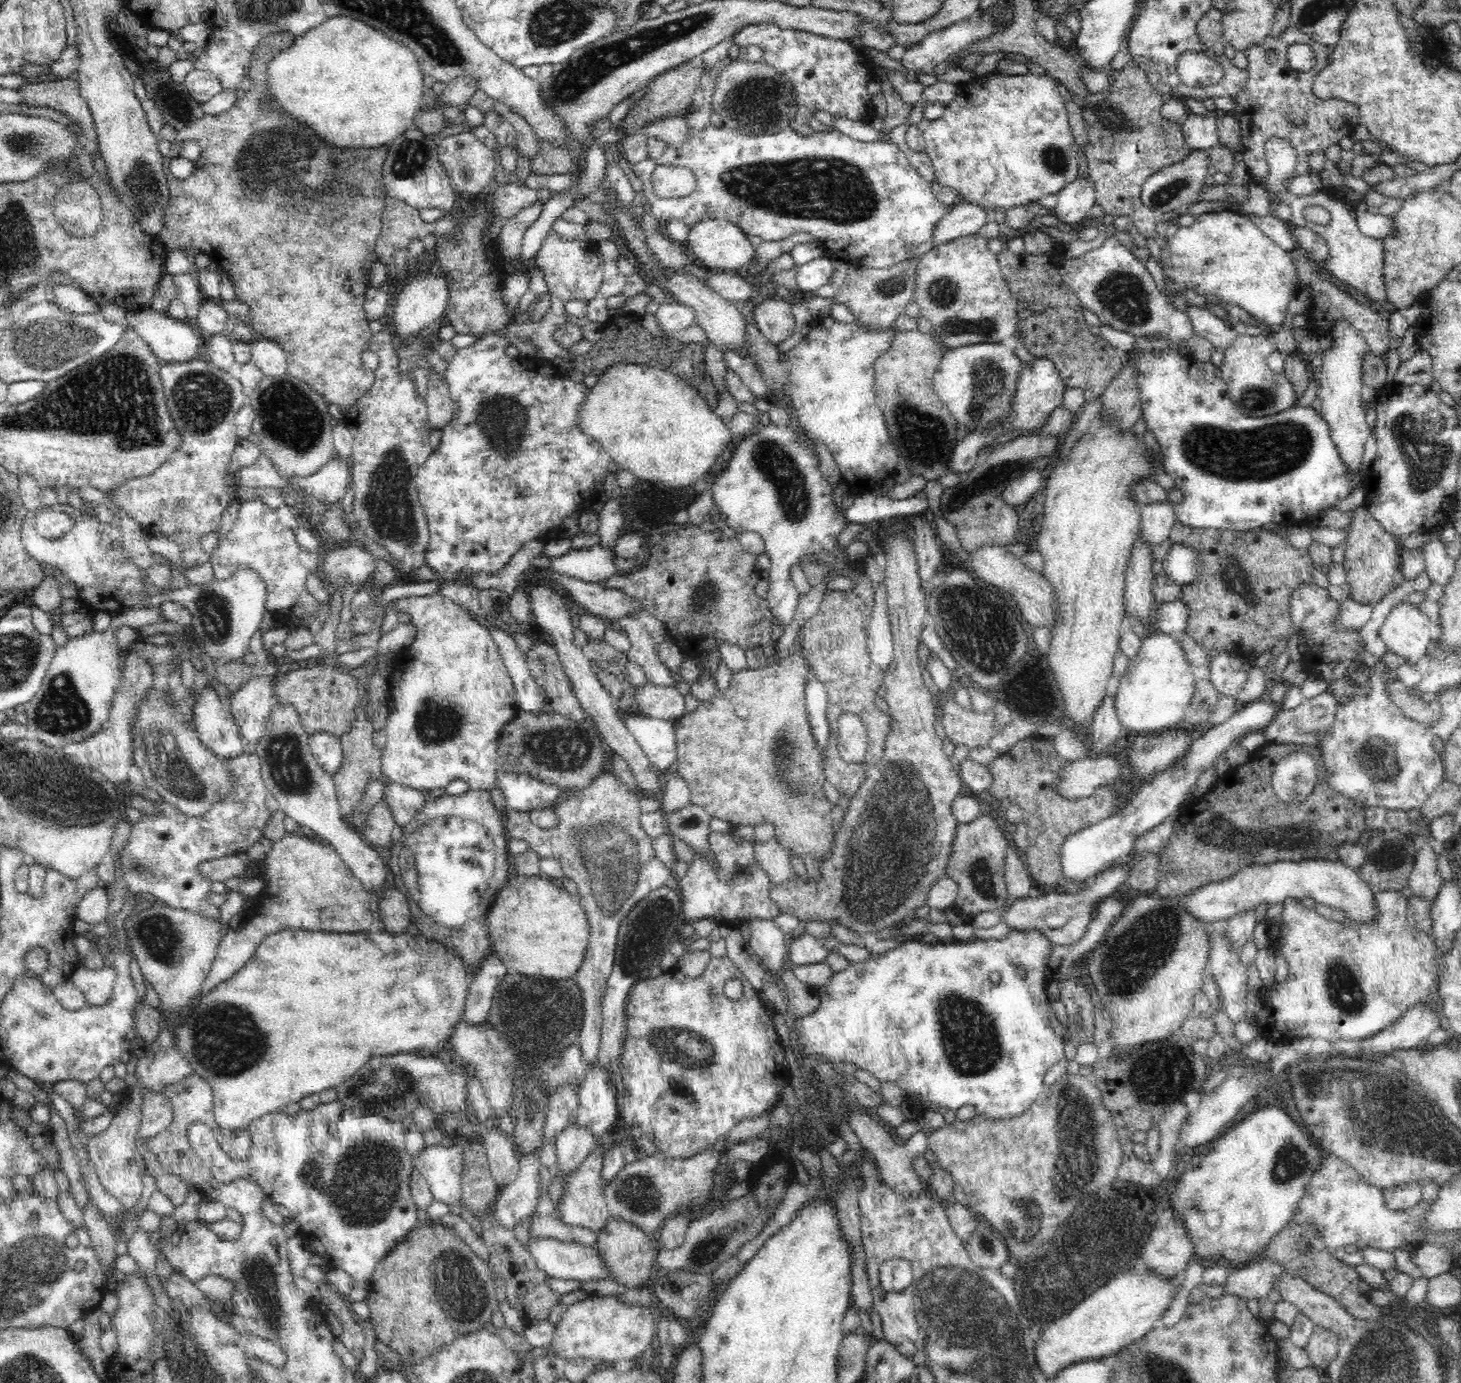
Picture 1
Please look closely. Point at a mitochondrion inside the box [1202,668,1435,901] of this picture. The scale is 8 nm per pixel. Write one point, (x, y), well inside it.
(1377, 757)

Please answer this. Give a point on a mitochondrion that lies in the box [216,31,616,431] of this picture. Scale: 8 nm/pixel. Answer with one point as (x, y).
(270, 162)

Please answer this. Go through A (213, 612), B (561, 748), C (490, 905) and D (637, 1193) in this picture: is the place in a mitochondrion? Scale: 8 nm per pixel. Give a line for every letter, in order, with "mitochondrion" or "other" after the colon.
A: mitochondrion
B: mitochondrion
C: other
D: mitochondrion

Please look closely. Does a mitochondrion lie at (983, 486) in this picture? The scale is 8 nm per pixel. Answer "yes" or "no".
yes

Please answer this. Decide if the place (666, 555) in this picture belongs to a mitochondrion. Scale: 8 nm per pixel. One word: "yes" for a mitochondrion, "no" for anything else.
no

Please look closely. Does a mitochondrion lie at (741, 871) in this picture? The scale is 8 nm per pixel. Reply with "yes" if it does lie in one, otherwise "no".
no

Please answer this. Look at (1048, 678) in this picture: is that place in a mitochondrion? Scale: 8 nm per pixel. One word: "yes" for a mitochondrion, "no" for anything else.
no

